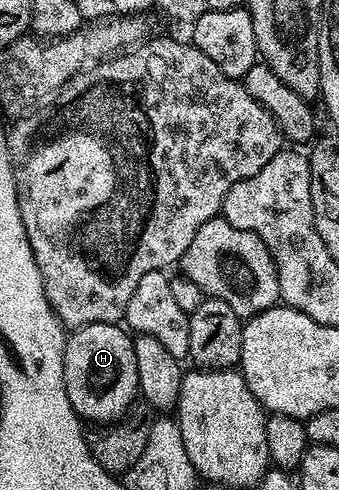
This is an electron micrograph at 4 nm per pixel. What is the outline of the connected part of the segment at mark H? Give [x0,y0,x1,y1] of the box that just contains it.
[64,323,139,422]

